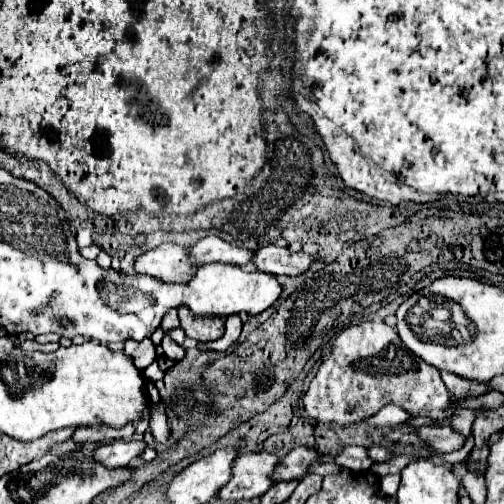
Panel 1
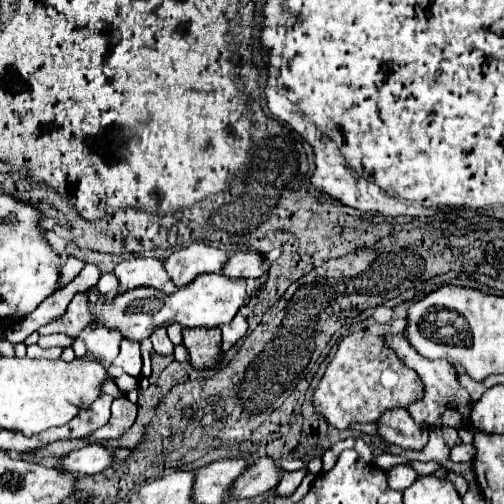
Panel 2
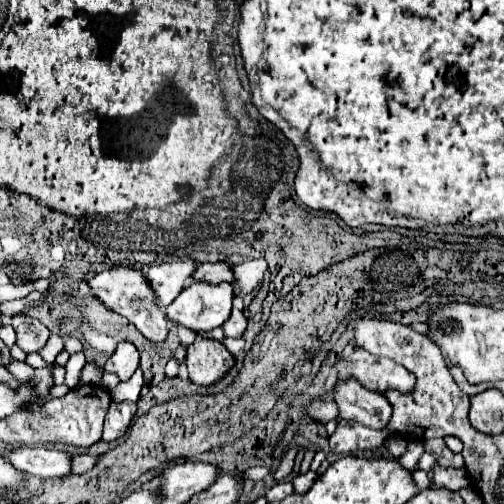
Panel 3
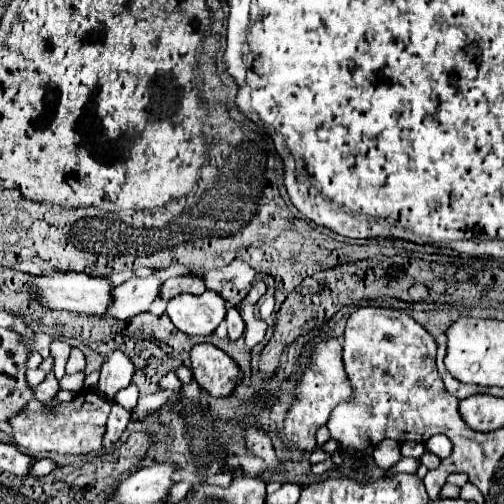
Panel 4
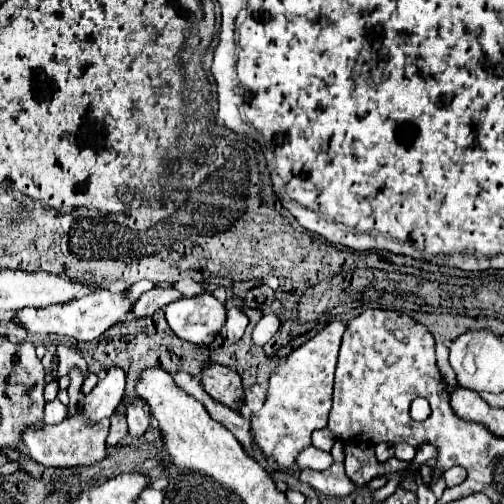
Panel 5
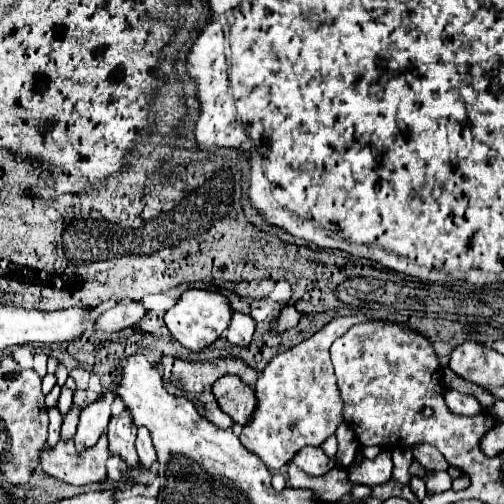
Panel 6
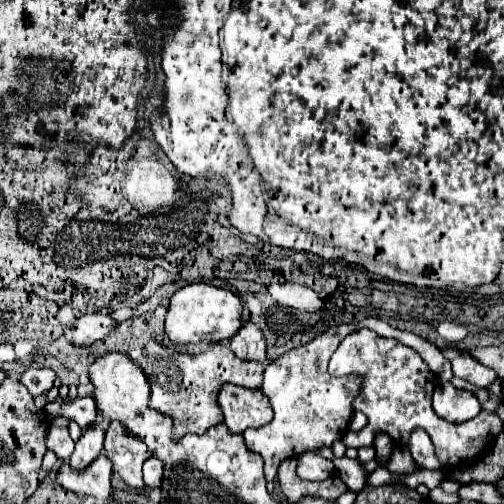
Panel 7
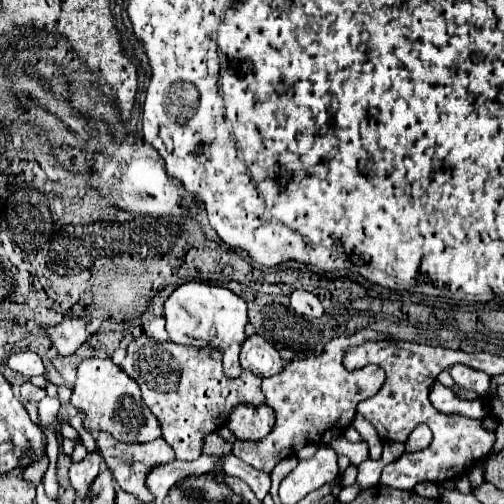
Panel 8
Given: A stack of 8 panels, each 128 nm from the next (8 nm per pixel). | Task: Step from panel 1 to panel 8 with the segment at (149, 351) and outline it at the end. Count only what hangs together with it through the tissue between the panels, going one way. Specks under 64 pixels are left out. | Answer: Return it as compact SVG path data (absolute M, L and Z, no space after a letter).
M88 454L82 462L76 462L70 466L70 484L76 490L76 494L80 496L80 500L88 498L90 484L92 484L92 480L96 480L96 476L100 472L100 464L102 464L102 456Z

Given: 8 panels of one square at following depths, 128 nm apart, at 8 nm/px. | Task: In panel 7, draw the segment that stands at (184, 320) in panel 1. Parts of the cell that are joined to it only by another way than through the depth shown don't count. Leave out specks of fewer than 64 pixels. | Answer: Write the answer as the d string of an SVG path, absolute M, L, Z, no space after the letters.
M224 384L218 402L224 412L224 424L234 434L242 434L246 428L260 428L272 420L272 408L260 390Z

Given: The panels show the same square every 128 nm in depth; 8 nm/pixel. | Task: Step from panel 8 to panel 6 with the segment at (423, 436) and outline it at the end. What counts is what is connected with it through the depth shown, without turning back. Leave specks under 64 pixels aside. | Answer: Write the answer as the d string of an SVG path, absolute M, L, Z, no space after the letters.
M416 444L412 448L412 454L428 470L446 470L448 468L448 462L442 458L442 454L438 450L430 448L428 444Z

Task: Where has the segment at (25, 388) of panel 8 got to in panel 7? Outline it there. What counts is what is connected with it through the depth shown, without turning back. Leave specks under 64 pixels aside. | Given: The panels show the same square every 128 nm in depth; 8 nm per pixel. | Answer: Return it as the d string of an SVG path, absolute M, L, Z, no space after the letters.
M28 368L21 377L22 384L28 388L32 396L46 394L52 388L54 380L56 380L56 374L50 368Z

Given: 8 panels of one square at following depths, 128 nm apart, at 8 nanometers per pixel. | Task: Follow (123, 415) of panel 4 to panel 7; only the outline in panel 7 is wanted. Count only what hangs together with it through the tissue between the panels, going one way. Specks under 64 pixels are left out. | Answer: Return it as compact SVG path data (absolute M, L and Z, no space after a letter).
M112 422L106 430L106 440L104 440L104 450L106 456L112 462L114 472L136 490L144 488L142 482L142 464L152 458L154 454L148 450L148 446L134 436L126 436L124 428L118 422Z

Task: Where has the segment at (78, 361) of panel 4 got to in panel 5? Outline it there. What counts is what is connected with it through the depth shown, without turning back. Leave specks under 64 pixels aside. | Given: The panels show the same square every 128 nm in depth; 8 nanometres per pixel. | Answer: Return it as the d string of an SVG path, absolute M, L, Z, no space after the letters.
M74 368L74 370L70 372L70 378L72 378L72 382L70 382L70 388L68 388L70 402L68 402L68 406L66 406L66 410L68 410L66 418L68 418L68 416L76 416L76 412L80 412L80 410L82 410L82 404L84 404L84 394L82 394L82 382L84 382L84 378L82 378L80 370Z

